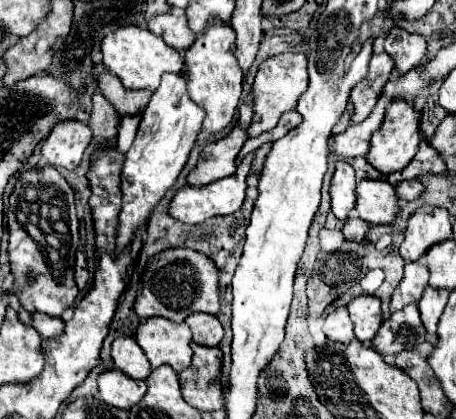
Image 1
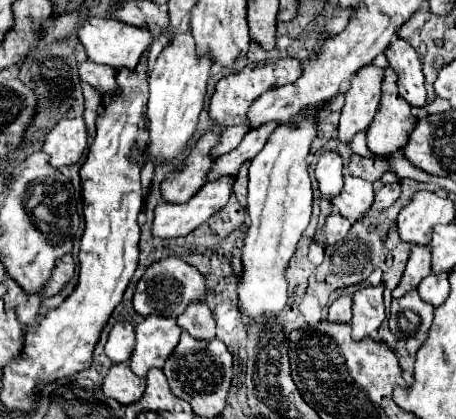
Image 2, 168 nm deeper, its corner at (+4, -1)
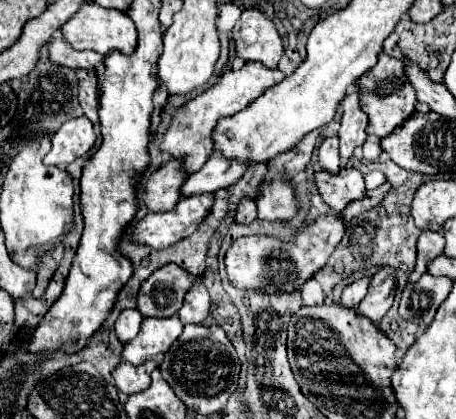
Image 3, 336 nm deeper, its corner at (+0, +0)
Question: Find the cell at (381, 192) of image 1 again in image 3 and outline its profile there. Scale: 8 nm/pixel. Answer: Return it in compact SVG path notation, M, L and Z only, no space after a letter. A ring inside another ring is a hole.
M341 168L339 174L319 170L315 172L315 182L327 206L331 206L337 214L341 214L351 202L365 196L363 174L355 168Z

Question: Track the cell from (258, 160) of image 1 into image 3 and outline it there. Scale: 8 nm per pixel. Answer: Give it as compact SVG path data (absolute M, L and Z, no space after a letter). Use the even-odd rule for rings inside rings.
M245 196L241 198L239 206L237 206L237 212L235 212L235 222L241 222L241 224L249 224L257 218L257 208L255 208L255 200L251 196Z

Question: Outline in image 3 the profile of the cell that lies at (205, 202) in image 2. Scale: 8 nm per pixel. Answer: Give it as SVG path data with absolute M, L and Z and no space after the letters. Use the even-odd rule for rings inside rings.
M195 194L181 198L179 204L169 212L149 212L133 230L135 242L161 250L191 236L199 228L199 222L207 218L213 198L215 194Z

